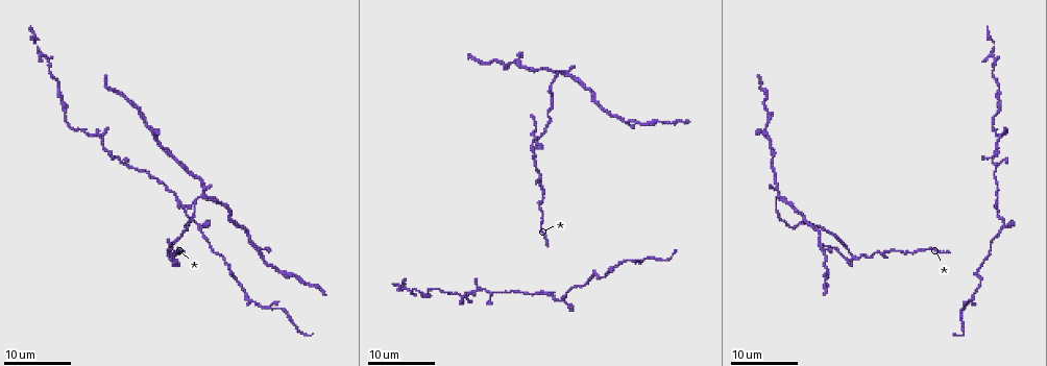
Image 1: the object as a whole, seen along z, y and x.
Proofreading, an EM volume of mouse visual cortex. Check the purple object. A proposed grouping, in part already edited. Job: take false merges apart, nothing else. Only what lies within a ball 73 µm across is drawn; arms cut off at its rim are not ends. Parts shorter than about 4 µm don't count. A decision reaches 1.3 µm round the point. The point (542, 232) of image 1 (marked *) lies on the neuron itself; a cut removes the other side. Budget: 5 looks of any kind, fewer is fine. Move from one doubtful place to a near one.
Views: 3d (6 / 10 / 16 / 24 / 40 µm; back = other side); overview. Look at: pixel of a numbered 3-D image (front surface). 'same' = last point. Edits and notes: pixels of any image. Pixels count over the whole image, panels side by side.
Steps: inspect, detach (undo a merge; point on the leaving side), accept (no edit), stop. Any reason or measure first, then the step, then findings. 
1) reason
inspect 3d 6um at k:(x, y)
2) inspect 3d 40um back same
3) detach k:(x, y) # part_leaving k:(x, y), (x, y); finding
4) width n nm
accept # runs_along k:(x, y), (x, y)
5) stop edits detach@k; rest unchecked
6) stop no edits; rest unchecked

sudden change in width
inspect 3d 24um at 1:(186, 213)

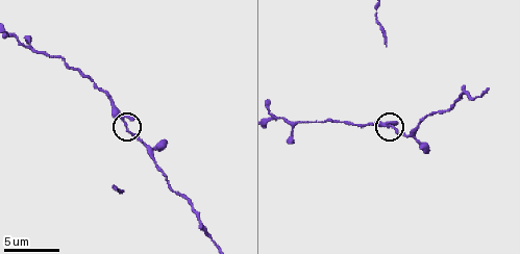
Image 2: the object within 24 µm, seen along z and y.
inspect 3d 10um at 2:(125, 126)

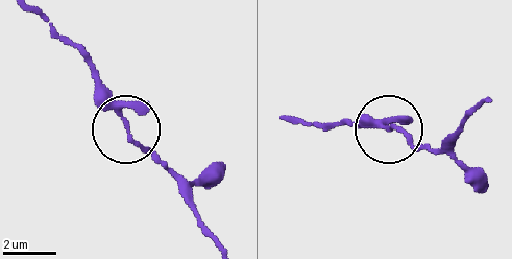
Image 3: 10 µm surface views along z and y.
width 180 nm
accept # one neuron here

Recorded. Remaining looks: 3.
thin arm on a thick one
inspect 3d 16um at 1:(532, 150)

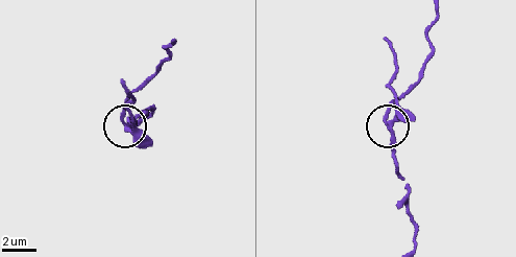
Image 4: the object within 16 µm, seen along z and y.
inspect 3d 10um at 4:(129, 127)

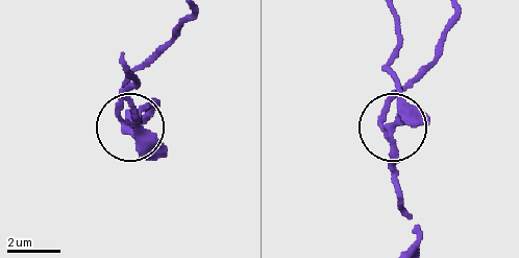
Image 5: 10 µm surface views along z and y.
detach 5:(136, 136) # part_leaving 5:(393, 150), (400, 106), (393, 65), (400, 38), (393, 18); two neurons meet here

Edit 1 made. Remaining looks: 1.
stop edits detach@5; rest unchecked

